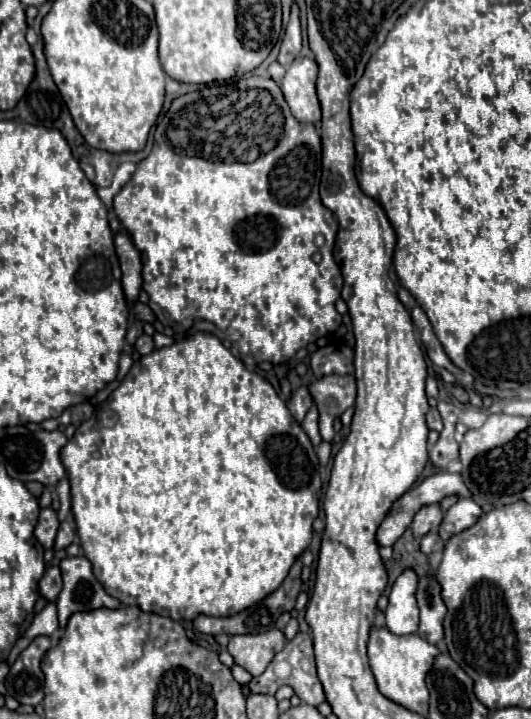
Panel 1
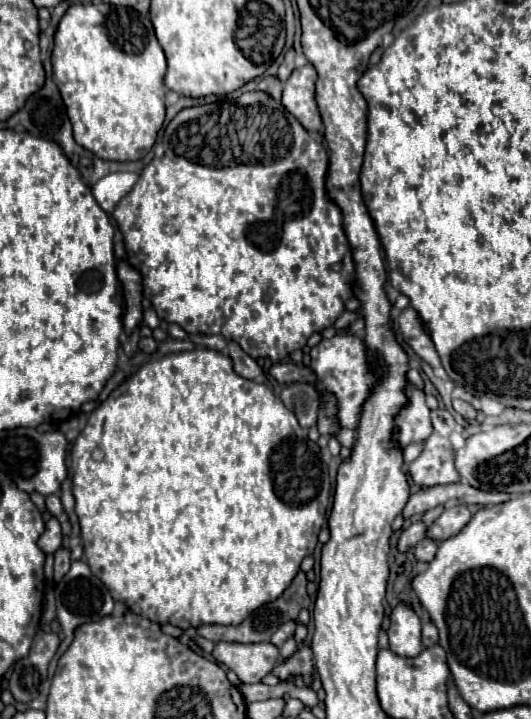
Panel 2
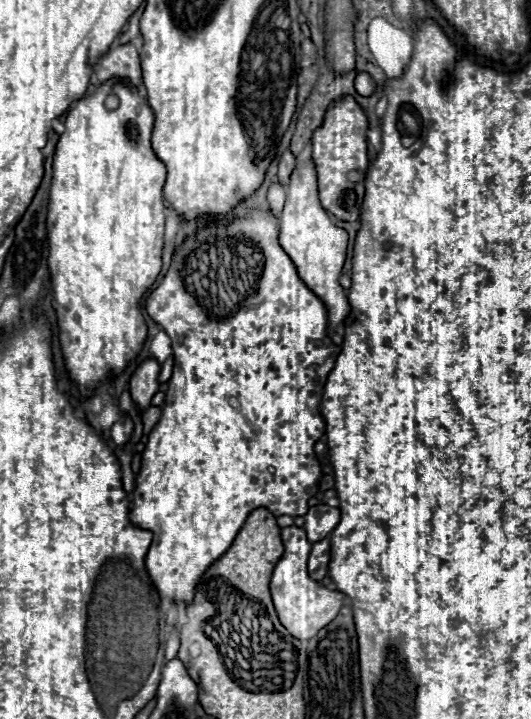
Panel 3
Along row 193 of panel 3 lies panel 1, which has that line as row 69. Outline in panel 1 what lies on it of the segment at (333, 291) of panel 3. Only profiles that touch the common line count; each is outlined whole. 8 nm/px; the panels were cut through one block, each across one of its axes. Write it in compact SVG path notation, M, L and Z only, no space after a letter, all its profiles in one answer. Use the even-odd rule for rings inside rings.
M296 58L280 84L290 112L298 122L320 122L320 104L316 98L318 66L312 58Z

